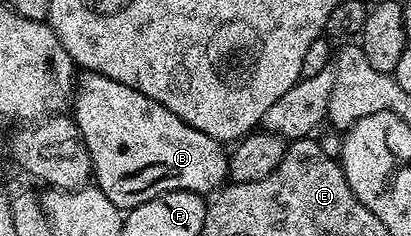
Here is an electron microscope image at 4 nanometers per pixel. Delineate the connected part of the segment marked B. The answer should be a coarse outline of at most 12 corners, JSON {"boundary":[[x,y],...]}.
{"boundary":[[110,76],[70,114],[122,212],[229,181],[222,143]]}

